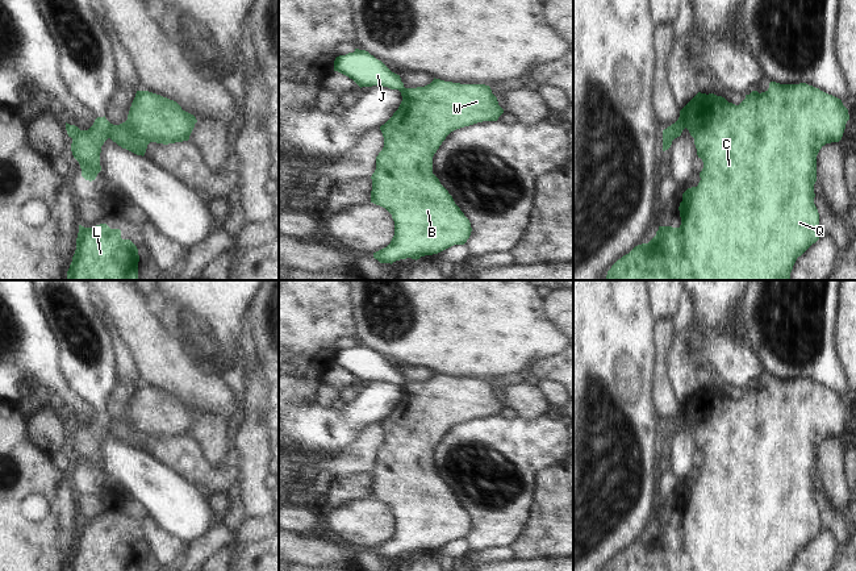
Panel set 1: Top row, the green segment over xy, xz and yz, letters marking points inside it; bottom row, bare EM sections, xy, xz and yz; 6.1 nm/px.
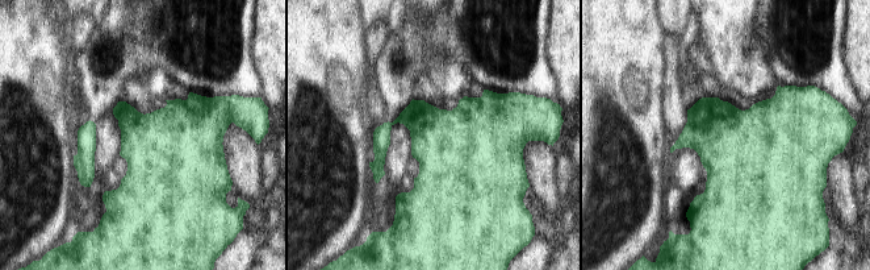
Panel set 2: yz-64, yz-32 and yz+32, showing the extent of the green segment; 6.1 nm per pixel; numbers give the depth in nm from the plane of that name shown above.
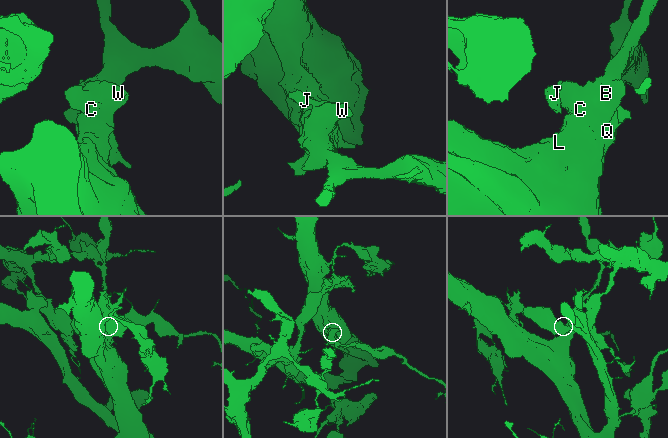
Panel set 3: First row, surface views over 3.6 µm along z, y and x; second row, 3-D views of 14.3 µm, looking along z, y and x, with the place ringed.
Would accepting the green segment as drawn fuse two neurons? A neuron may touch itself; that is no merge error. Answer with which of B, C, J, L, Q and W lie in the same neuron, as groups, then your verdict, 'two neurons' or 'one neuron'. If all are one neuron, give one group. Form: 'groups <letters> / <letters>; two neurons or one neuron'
groups B C L Q W / J; two neurons

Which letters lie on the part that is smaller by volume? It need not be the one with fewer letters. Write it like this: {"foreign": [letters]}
{"foreign": ["J"]}

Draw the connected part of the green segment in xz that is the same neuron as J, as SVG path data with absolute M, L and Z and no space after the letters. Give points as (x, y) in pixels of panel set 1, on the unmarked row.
M355 343L354 347L337 351L334 355L334 366L348 371L360 383L372 380L398 385L405 383L400 370L392 367L381 355L366 345Z

